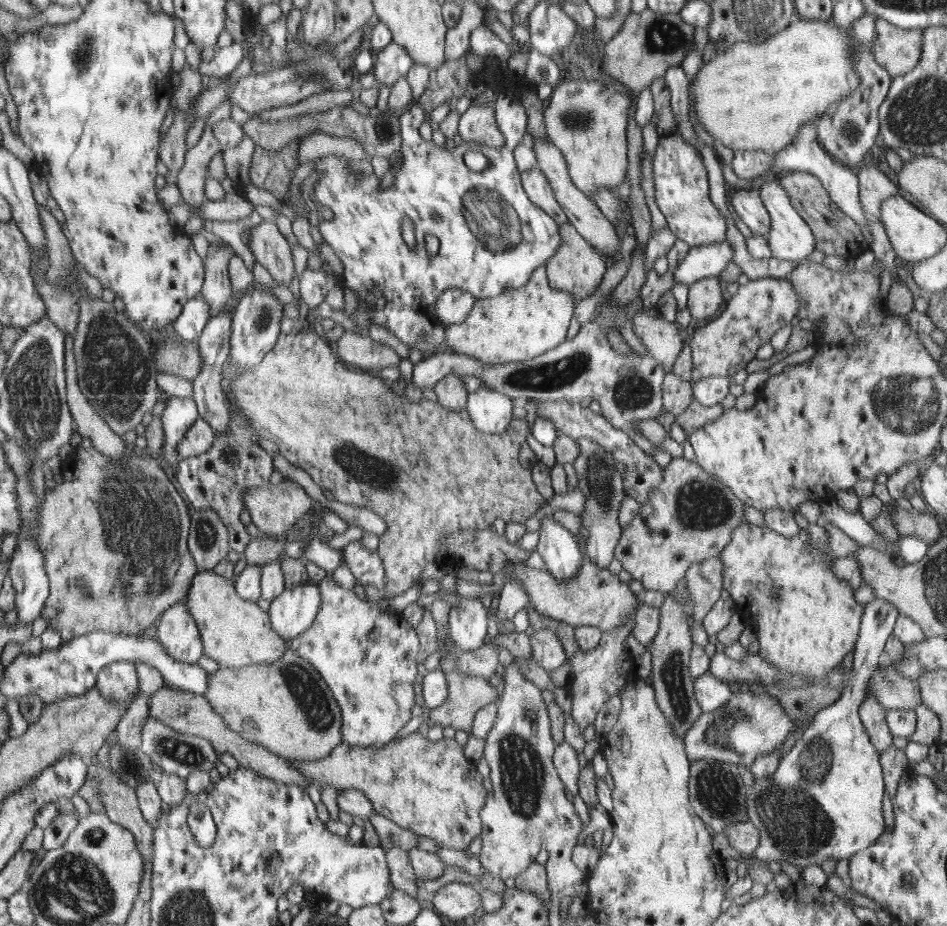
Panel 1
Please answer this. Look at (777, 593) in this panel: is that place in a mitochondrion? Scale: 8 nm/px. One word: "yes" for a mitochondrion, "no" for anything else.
yes

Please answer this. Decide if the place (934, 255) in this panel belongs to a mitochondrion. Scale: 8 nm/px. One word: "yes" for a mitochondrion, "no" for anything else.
no

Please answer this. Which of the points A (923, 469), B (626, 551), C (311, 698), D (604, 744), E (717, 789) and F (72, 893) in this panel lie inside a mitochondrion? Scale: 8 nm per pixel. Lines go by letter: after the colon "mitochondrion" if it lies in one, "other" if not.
A: other
B: other
C: mitochondrion
D: other
E: mitochondrion
F: mitochondrion

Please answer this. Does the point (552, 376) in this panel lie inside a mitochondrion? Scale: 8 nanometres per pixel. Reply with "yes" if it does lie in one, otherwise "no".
yes

